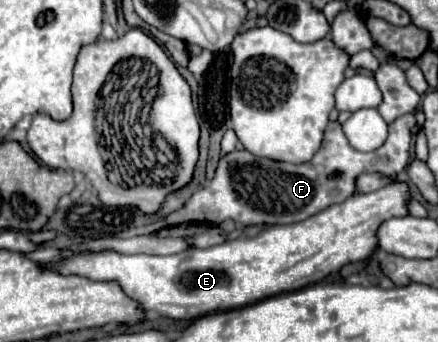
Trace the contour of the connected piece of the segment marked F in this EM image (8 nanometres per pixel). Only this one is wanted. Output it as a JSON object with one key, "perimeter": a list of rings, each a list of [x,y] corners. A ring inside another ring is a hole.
{"perimeter":[[[405,114],[389,124],[387,142],[373,152],[359,152],[349,146],[341,124],[329,122],[325,130],[325,138],[317,154],[311,162],[291,164],[277,162],[271,158],[259,158],[249,154],[249,150],[233,150],[221,156],[215,176],[201,186],[179,210],[169,214],[167,218],[159,218],[141,228],[133,228],[131,234],[153,234],[161,228],[171,228],[183,222],[197,224],[221,224],[225,220],[233,220],[241,226],[257,226],[257,224],[295,224],[301,222],[331,204],[343,202],[345,198],[355,194],[355,178],[367,172],[383,172],[387,176],[397,176],[409,164],[409,144],[411,144],[411,128],[415,126],[415,116]]]}

